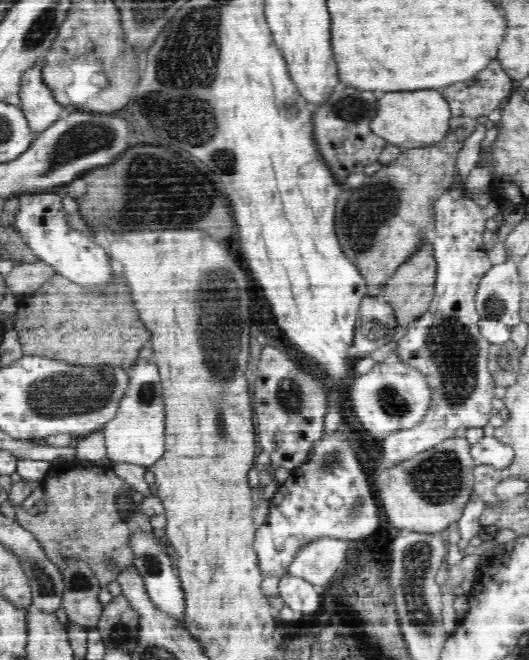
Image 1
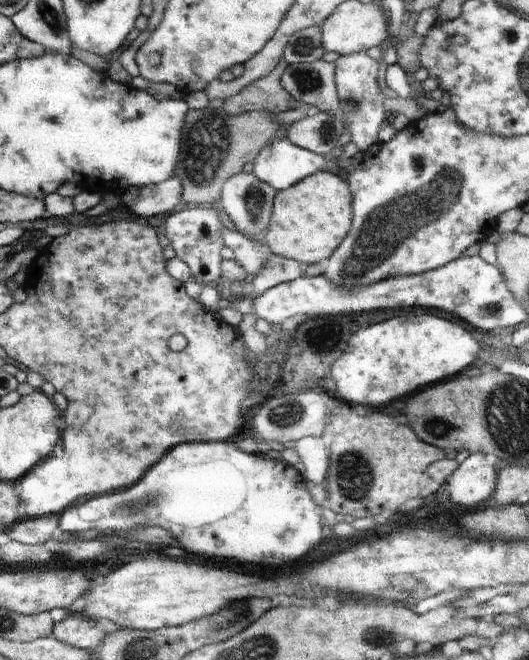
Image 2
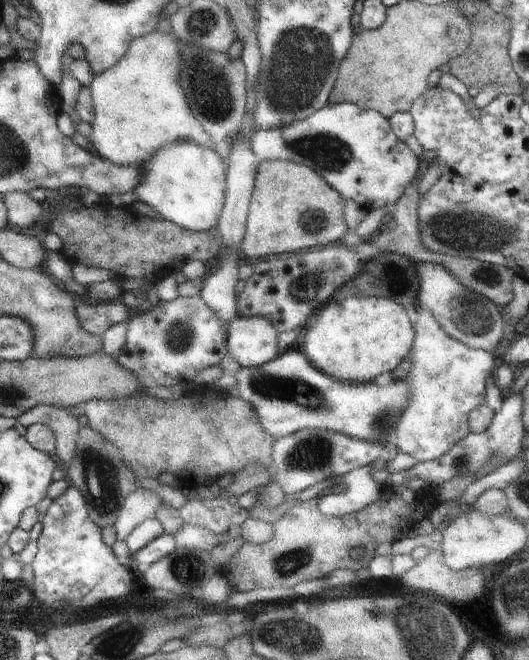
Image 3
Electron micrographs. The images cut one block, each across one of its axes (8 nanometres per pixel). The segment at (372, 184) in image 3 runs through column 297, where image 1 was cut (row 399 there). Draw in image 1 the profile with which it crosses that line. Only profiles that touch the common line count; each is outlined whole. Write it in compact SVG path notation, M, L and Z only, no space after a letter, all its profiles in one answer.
M140 359L136 366L128 370L130 384L121 400L117 415L102 428L107 448L107 458L115 463L127 462L152 467L162 458L165 451L166 412L163 401L163 388L156 363Z

